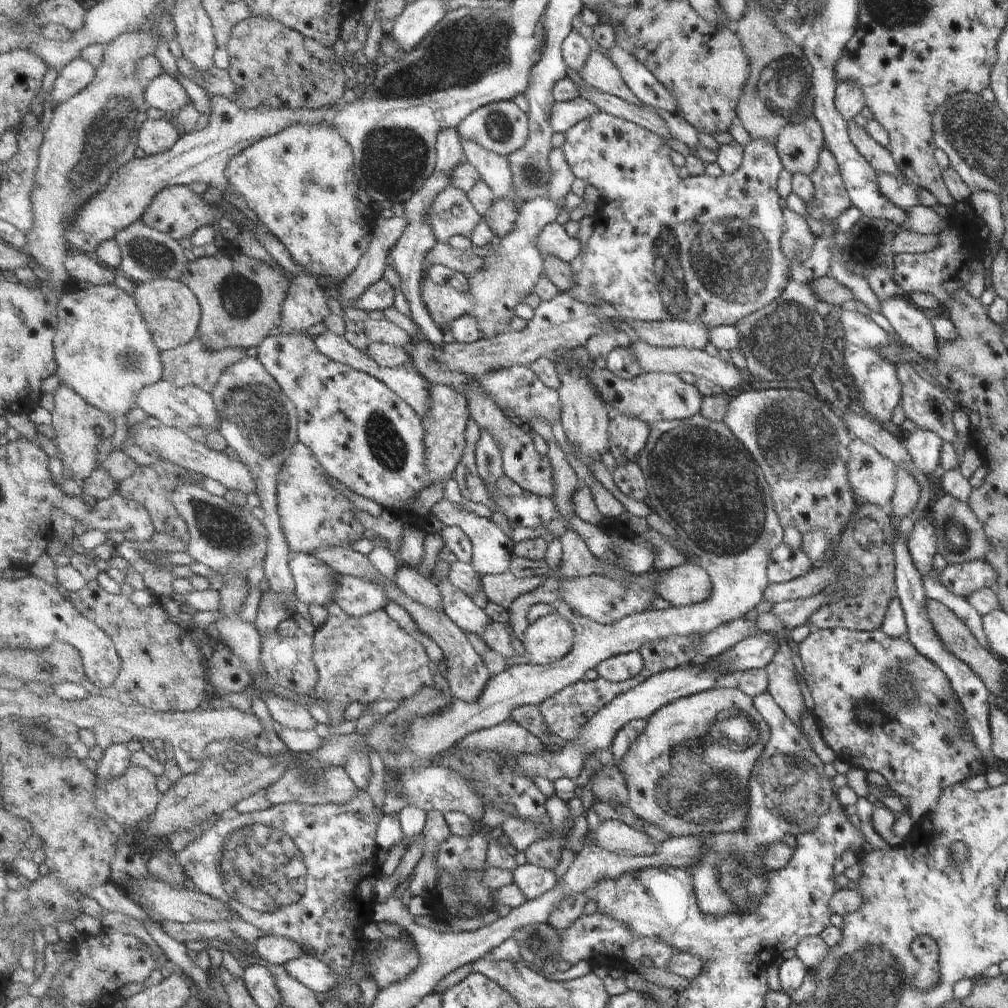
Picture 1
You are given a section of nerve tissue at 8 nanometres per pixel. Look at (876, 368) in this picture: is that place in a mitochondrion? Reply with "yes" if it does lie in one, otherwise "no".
no

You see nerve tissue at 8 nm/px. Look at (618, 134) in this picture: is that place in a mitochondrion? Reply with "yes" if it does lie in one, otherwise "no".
no

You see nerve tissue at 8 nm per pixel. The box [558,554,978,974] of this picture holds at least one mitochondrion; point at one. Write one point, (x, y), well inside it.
(701, 784)

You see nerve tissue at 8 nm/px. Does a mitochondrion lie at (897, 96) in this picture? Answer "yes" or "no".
no

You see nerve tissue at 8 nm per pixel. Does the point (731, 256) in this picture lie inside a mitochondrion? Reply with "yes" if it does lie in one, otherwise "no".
yes

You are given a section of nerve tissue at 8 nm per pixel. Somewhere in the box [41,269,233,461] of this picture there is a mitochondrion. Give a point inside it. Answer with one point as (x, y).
(133, 360)

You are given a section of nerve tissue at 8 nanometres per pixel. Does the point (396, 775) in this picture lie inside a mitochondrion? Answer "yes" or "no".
no

